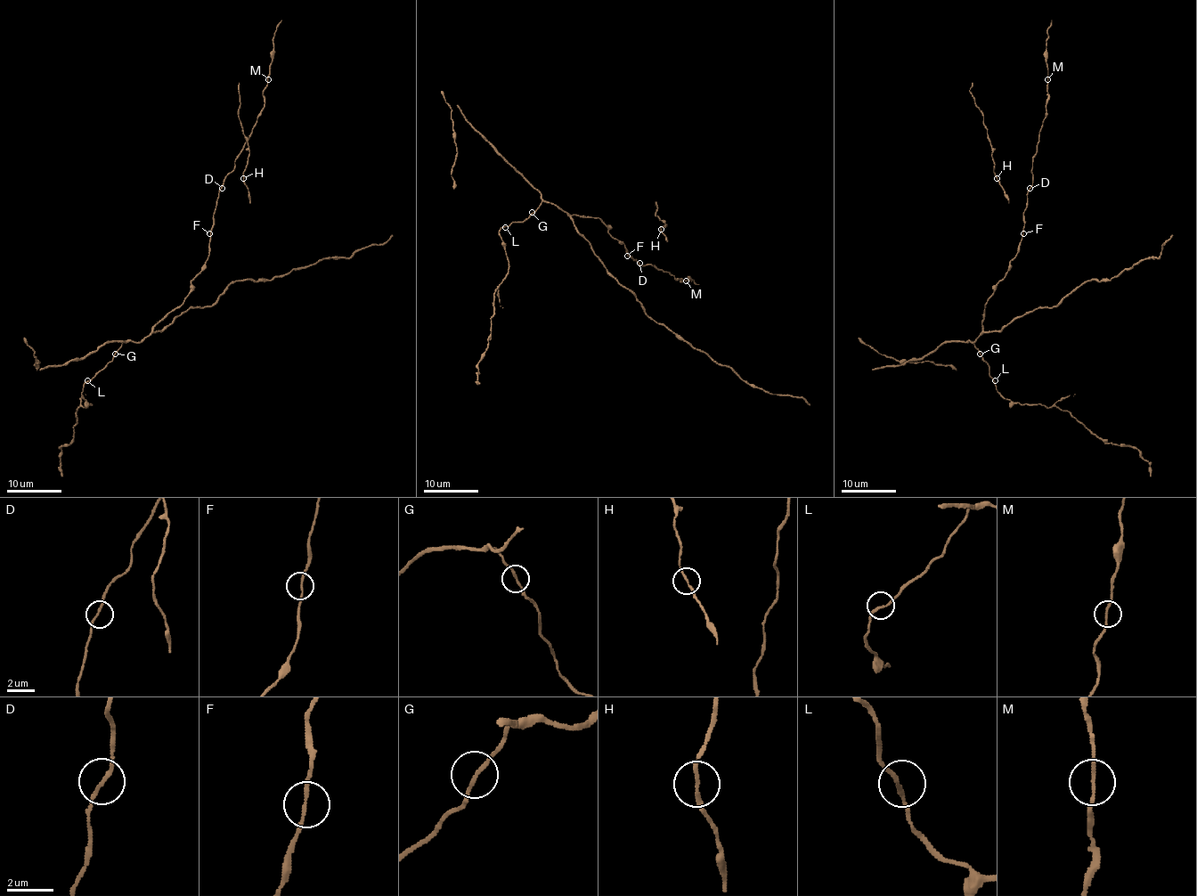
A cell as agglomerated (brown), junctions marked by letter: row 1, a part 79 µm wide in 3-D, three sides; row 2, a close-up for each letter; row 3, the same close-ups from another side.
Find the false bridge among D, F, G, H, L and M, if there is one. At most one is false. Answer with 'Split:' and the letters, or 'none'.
Split: H

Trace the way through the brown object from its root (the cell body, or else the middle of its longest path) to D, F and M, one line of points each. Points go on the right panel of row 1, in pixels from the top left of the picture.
D: (984, 320), (988, 297), (1004, 277), (1018, 251), (1030, 188)
F: (984, 320), (988, 297), (1004, 277), (1023, 233)
M: (984, 320), (988, 297), (1004, 277), (1021, 238), (1023, 212), (1032, 183), (1032, 158), (1046, 114), (1047, 79)

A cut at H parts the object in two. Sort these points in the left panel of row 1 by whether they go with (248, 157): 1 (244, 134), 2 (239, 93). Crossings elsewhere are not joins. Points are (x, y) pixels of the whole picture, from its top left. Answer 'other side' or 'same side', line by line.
1: same side
2: same side

